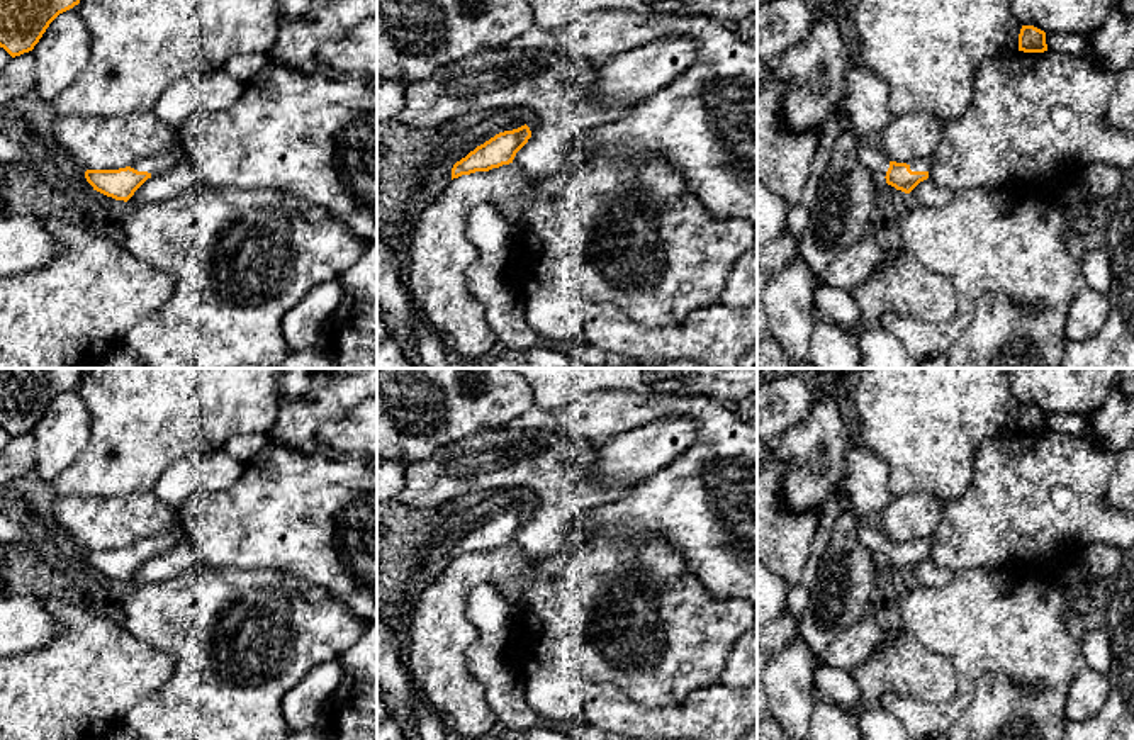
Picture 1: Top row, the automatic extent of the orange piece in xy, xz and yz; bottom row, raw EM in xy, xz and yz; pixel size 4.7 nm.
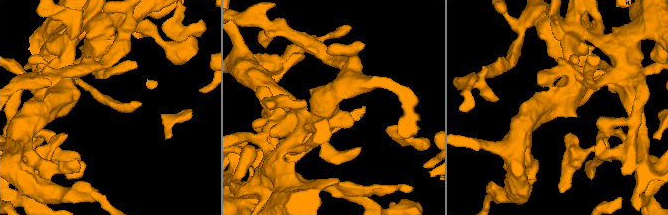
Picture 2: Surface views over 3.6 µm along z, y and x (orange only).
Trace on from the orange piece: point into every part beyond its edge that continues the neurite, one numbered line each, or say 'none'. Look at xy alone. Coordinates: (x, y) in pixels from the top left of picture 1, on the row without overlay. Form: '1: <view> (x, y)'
1: xy (213, 470)

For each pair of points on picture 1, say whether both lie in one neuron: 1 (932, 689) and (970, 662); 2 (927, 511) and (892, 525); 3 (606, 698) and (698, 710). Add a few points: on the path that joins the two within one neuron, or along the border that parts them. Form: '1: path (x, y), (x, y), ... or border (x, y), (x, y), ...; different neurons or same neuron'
1: border (926, 647), (956, 674), (956, 693), (937, 705); different neurons
2: path (919, 513), (900, 521); same neuron
3: path (628, 718), (676, 718); same neuron

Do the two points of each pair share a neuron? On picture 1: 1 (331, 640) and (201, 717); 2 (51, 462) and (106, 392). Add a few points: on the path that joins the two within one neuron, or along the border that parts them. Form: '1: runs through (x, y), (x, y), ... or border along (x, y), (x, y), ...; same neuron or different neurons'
1: runs through (299, 662), (280, 681), (233, 696); same neuron
2: border along (77, 386), (89, 413), (89, 443), (78, 454); different neurons

